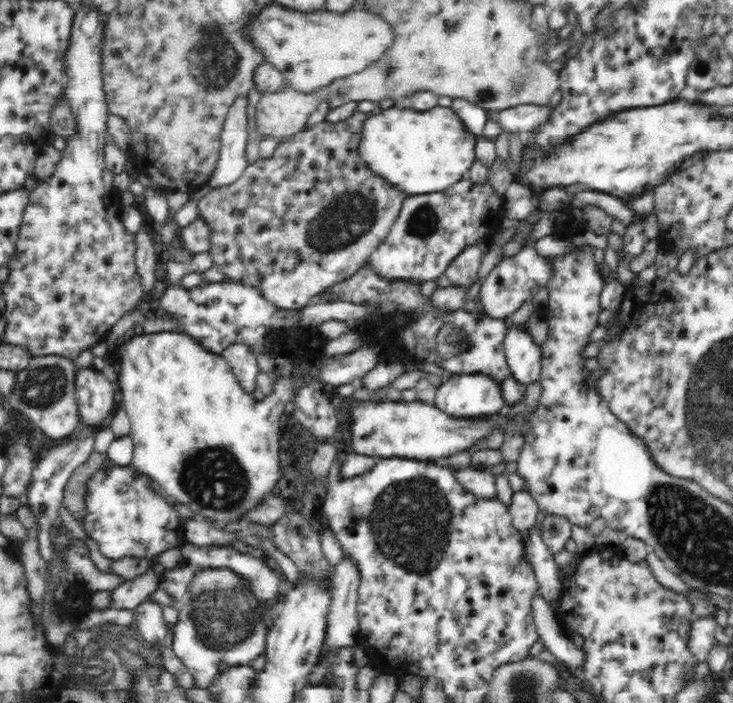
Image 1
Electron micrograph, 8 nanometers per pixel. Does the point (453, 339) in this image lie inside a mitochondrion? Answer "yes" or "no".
yes

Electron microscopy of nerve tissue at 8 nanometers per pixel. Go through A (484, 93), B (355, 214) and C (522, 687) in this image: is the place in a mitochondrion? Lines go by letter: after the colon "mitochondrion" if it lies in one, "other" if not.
A: mitochondrion
B: mitochondrion
C: mitochondrion

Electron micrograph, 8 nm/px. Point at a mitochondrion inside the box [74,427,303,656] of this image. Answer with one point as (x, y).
(213, 477)

